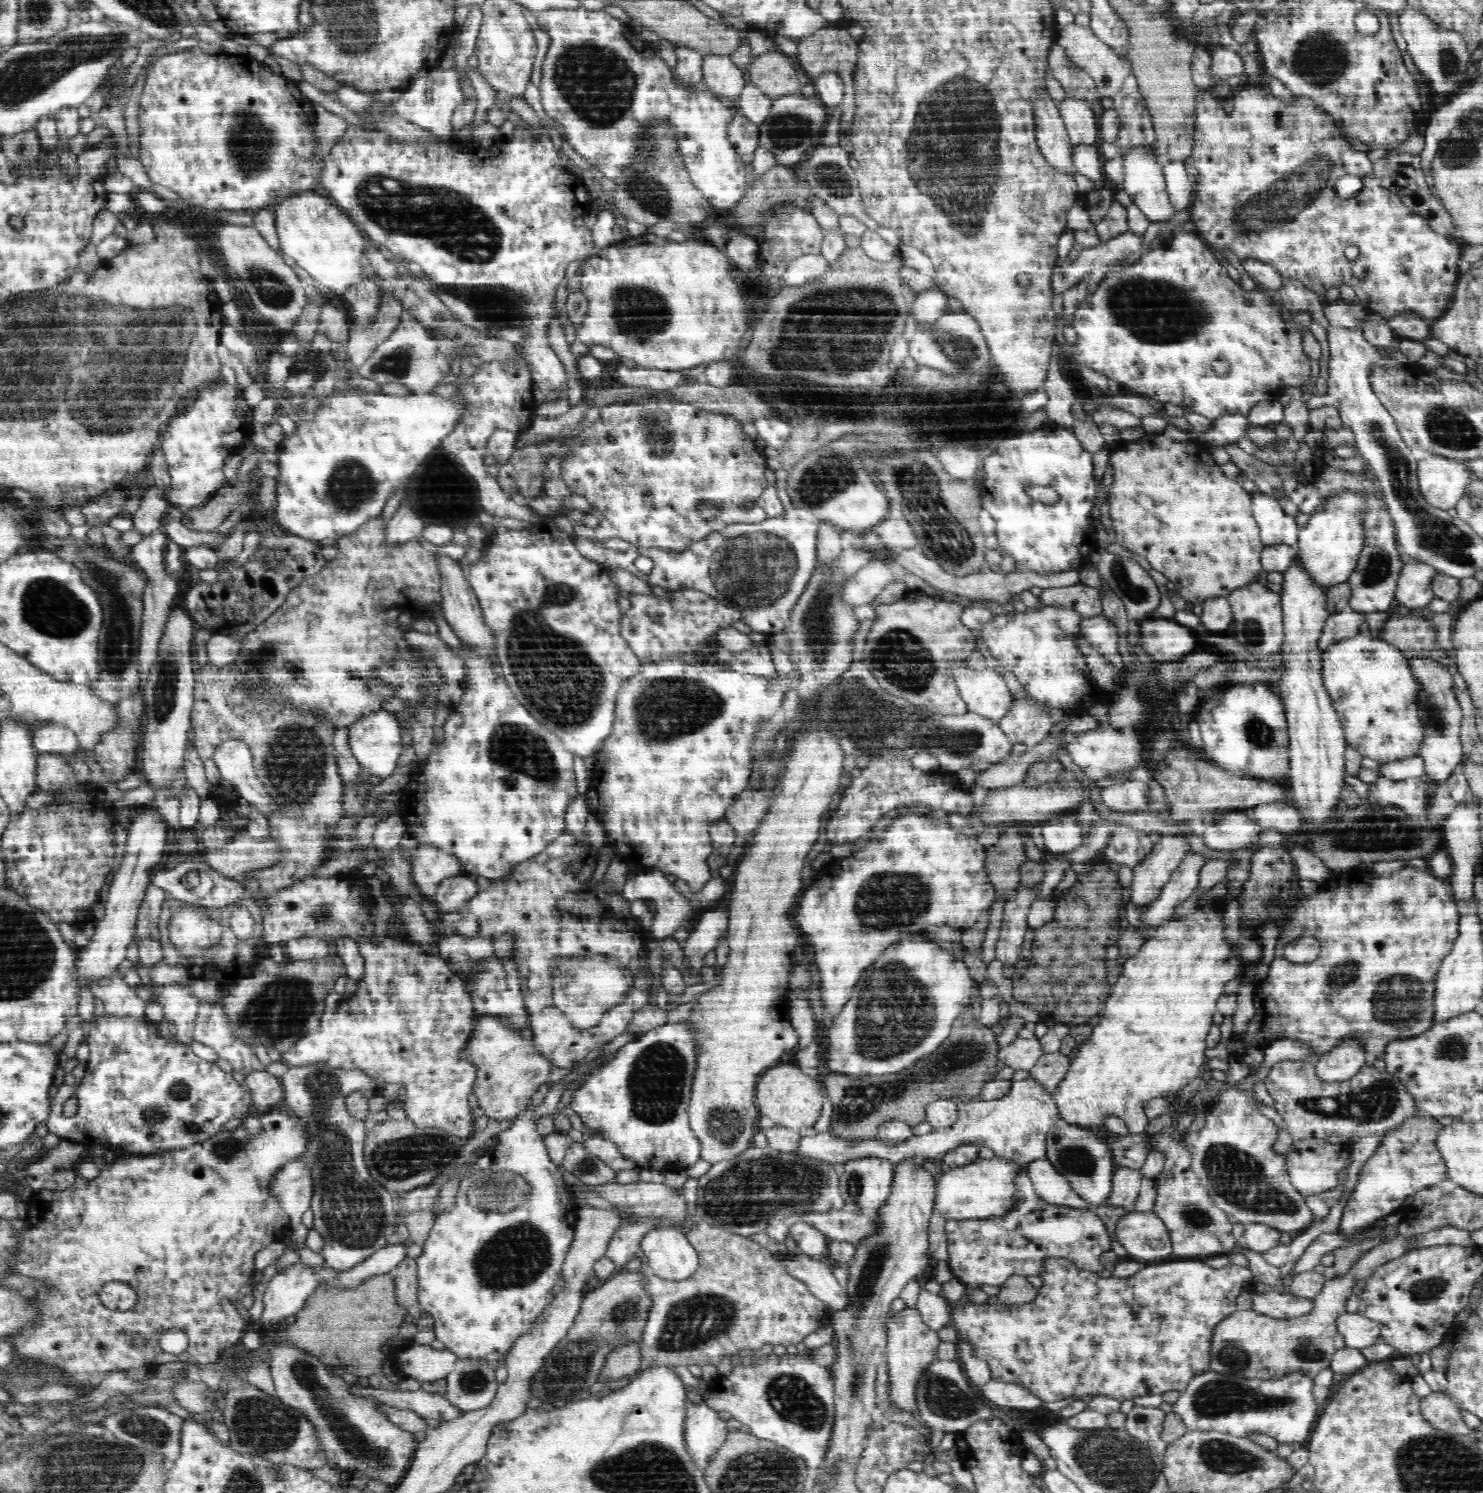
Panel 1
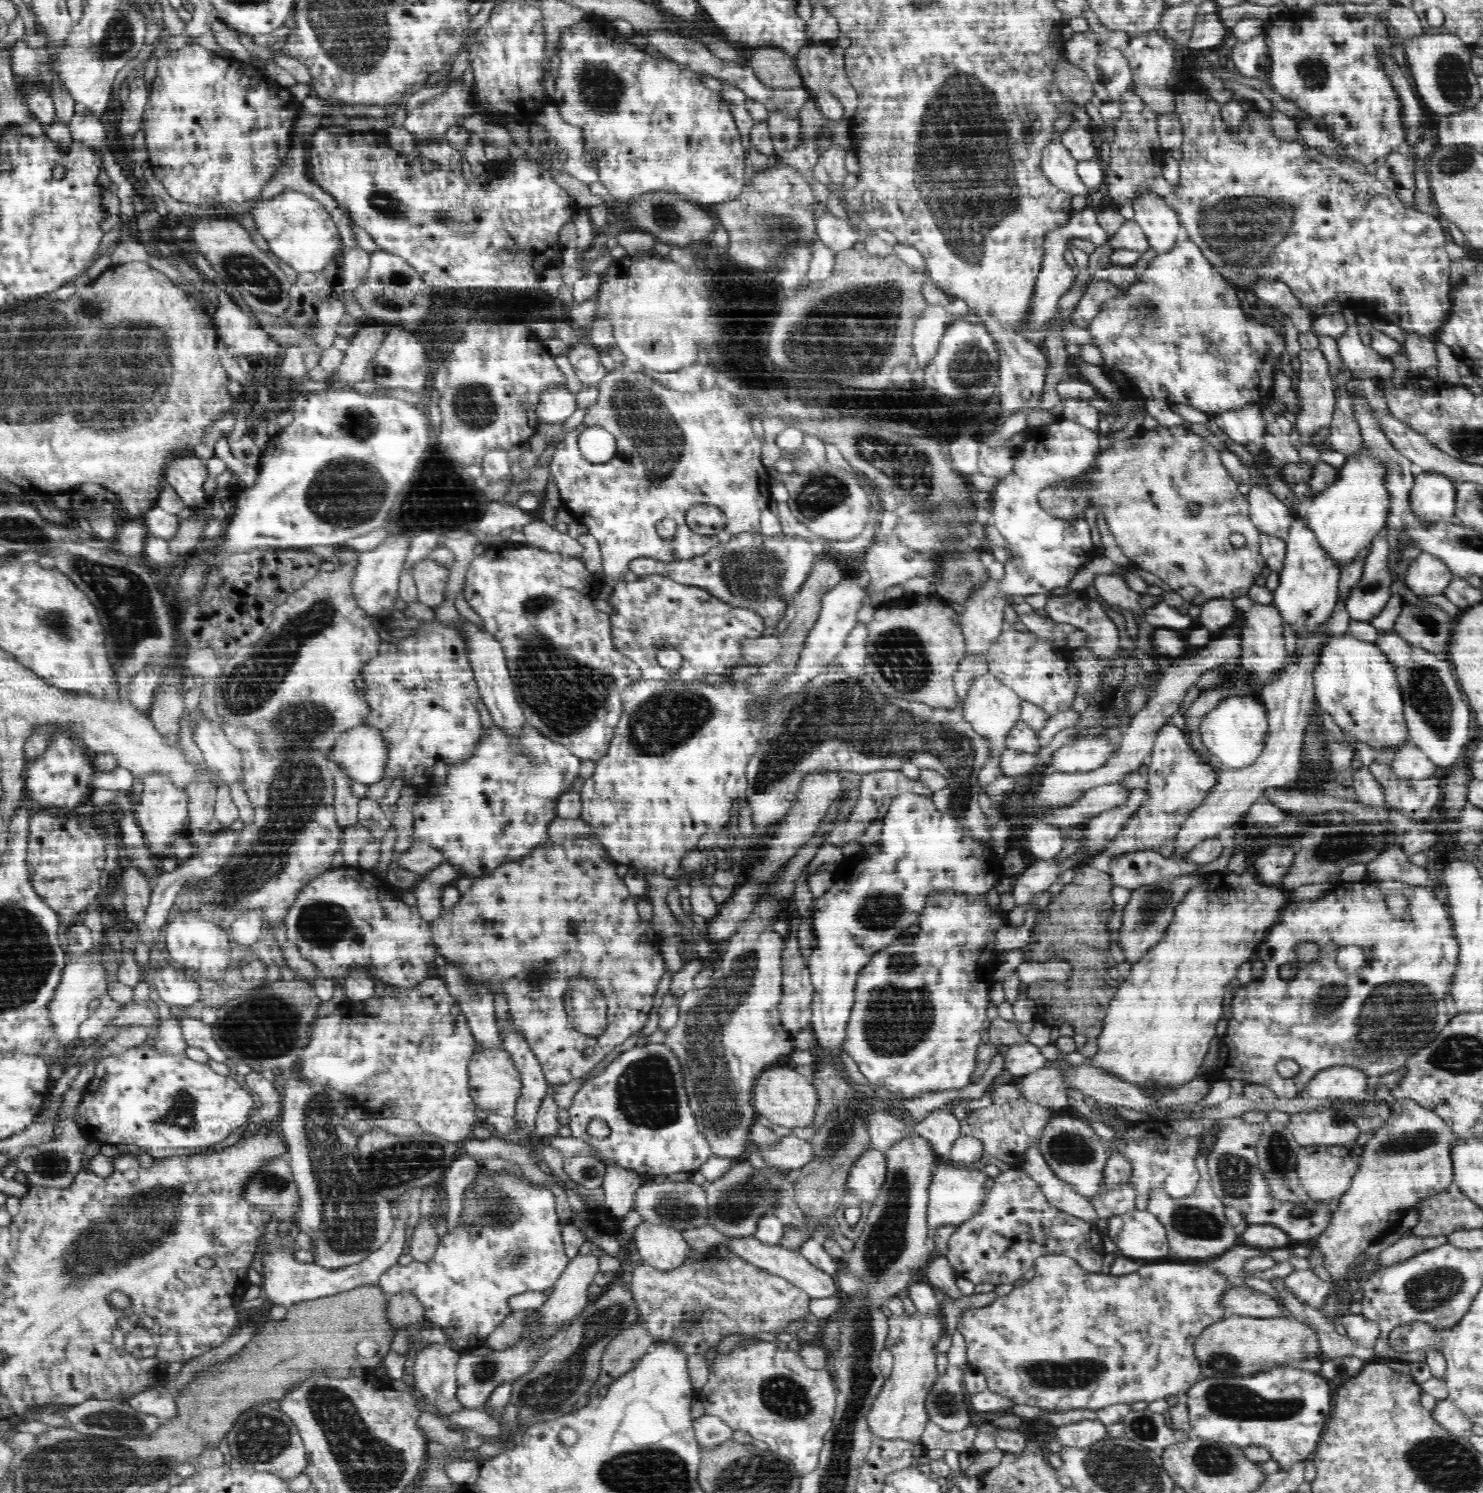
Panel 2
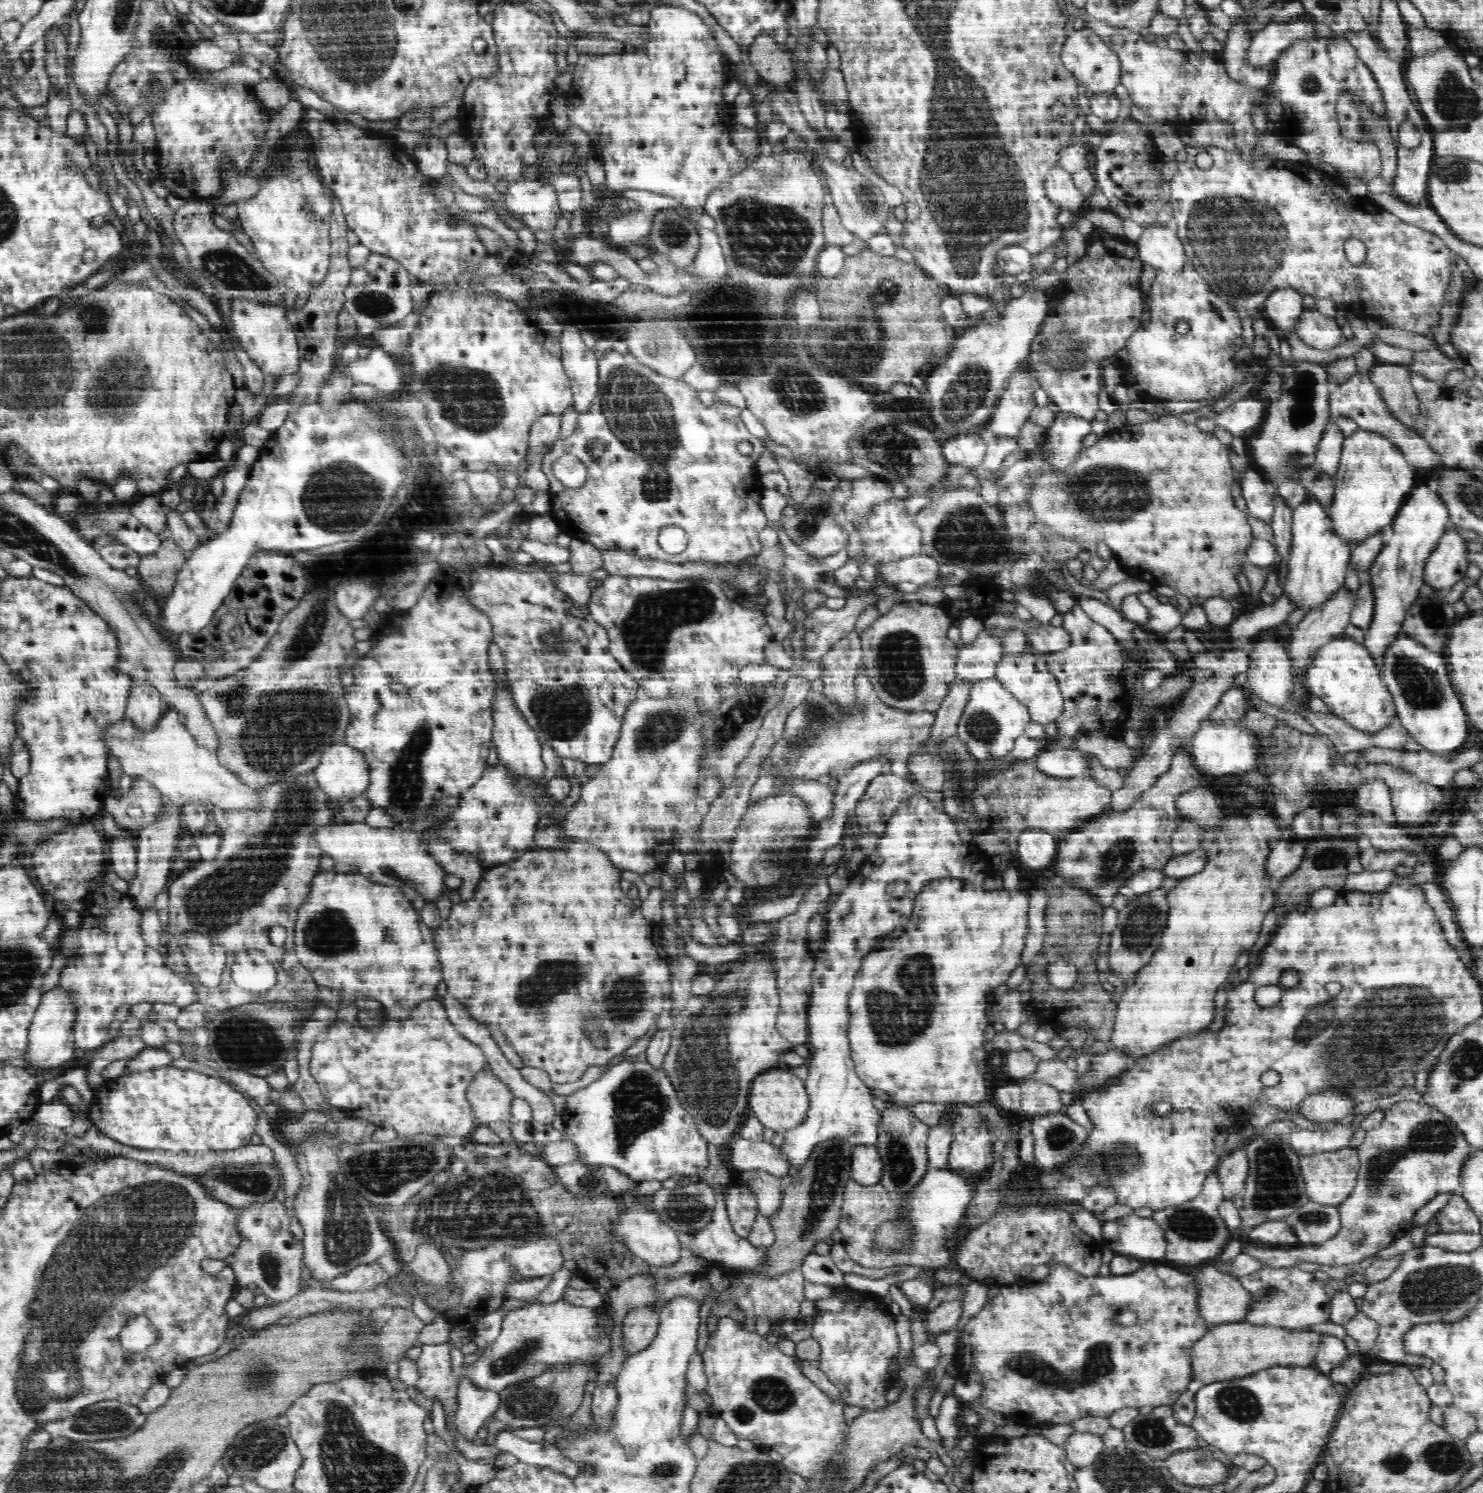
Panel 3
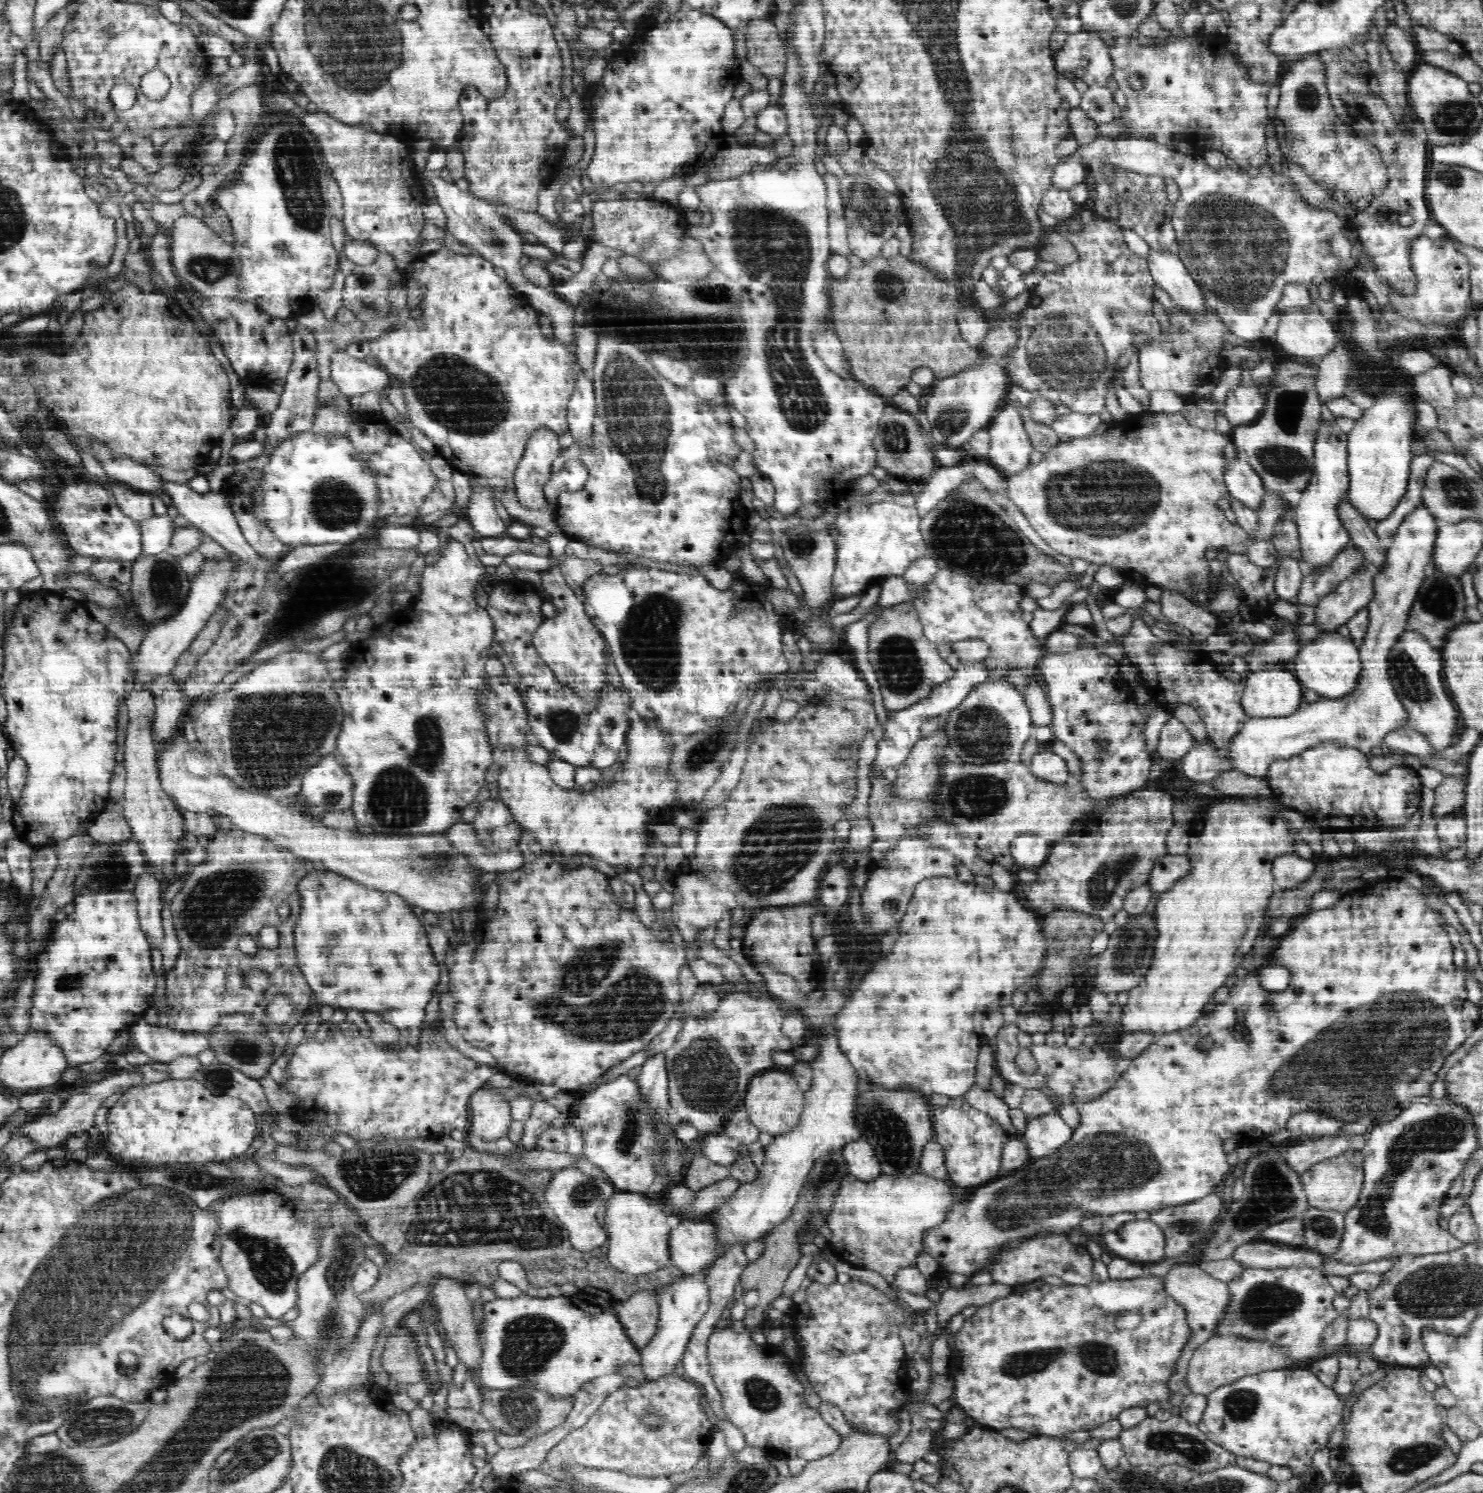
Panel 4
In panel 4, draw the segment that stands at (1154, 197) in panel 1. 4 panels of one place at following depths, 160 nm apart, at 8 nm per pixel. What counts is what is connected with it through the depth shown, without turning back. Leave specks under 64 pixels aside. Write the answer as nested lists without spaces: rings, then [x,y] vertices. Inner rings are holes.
[[[1150,250],[1146,259],[1155,284],[1168,293],[1170,299],[1184,307],[1184,311],[1188,311],[1186,308],[1194,308],[1188,312],[1194,312],[1194,316],[1196,308],[1198,312],[1202,312],[1200,308],[1202,308],[1202,302],[1205,302],[1202,300],[1202,292],[1176,253]]]

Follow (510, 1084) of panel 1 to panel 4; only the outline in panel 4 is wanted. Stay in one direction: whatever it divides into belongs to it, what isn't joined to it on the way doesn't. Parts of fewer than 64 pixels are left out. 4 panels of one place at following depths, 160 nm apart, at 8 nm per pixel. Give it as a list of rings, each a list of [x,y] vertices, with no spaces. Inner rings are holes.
[[[483,1086],[470,1096],[471,1125],[468,1133],[484,1140],[506,1137],[513,1122],[510,1102],[496,1093],[498,1088]]]

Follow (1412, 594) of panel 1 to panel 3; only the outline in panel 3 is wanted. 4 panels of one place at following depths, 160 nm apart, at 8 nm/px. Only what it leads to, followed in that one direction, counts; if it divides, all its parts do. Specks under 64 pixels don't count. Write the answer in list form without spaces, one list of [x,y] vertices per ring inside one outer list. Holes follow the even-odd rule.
[[[1448,528],[1426,562],[1426,585],[1445,592],[1467,576],[1466,541],[1456,528]]]

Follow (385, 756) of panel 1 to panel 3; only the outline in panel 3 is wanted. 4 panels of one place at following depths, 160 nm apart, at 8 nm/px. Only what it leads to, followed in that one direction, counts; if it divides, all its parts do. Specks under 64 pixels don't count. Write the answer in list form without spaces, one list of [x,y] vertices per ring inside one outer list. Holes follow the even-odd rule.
[[[344,742],[325,747],[320,764],[312,772],[330,800],[352,799],[369,786],[368,759],[361,749]]]

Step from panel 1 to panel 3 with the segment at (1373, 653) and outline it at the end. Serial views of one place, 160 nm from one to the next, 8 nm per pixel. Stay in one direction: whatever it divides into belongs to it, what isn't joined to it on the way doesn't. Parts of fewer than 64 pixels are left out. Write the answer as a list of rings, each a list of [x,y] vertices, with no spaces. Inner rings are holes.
[[[1347,636],[1334,637],[1324,647],[1318,649],[1313,662],[1305,672],[1305,684],[1312,696],[1321,698],[1325,702],[1328,712],[1368,735],[1381,732],[1390,726],[1397,716],[1394,697],[1384,683],[1381,669],[1377,667],[1376,657],[1362,643],[1358,644]]]

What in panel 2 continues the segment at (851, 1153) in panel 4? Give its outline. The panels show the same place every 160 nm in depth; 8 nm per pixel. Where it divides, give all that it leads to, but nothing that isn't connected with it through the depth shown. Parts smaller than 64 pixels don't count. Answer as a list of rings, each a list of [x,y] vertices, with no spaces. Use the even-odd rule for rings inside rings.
[[[868,1149],[859,1155],[849,1171],[846,1186],[855,1198],[863,1202],[874,1202],[885,1184],[887,1162],[885,1153]]]

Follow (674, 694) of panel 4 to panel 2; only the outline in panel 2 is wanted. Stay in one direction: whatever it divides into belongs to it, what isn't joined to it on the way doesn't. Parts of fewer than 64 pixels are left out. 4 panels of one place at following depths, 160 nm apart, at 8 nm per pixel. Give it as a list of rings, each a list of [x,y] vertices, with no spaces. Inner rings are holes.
[[[650,575],[633,582],[622,581],[612,587],[607,601],[611,606],[614,645],[641,668],[641,676],[646,680],[678,676],[678,672],[672,674],[656,661],[656,654],[664,646],[676,648],[683,658],[680,680],[705,681],[708,674],[730,676],[731,668],[745,664],[742,643],[761,638],[766,628],[754,611],[736,608],[700,587],[678,584],[662,575]]]

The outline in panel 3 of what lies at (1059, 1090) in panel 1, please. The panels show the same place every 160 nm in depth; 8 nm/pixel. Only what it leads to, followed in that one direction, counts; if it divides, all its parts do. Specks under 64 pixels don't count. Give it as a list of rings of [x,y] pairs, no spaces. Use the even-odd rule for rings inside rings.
[[[1250,809],[1250,812],[1245,815],[1226,813],[1223,821],[1218,826],[1205,826],[1205,833],[1202,837],[1202,842],[1199,848],[1206,851],[1207,863],[1206,866],[1198,872],[1198,874],[1184,877],[1178,880],[1176,886],[1167,892],[1168,901],[1168,918],[1167,927],[1162,934],[1162,940],[1158,950],[1154,951],[1151,956],[1151,960],[1147,965],[1143,965],[1143,968],[1139,970],[1135,977],[1134,984],[1130,984],[1121,999],[1117,1003],[1117,1014],[1115,1019],[1114,1028],[1111,1032],[1110,1046],[1114,1046],[1117,1050],[1128,1054],[1133,1059],[1146,1059],[1152,1055],[1160,1055],[1163,1051],[1168,1049],[1166,1044],[1177,1043],[1178,1040],[1182,1040],[1184,1034],[1190,1034],[1190,1037],[1196,1036],[1200,1032],[1204,1032],[1204,1028],[1215,1028],[1217,1017],[1215,1013],[1215,995],[1218,988],[1225,985],[1229,980],[1228,976],[1233,976],[1233,966],[1238,960],[1238,956],[1244,952],[1244,950],[1250,950],[1254,946],[1254,942],[1258,940],[1258,934],[1262,930],[1262,922],[1266,918],[1264,912],[1271,910],[1276,904],[1276,896],[1274,893],[1275,882],[1267,876],[1266,872],[1266,858],[1270,854],[1270,848],[1274,848],[1274,840],[1280,840],[1282,838],[1282,830],[1278,828],[1276,824],[1276,816],[1270,816],[1266,810],[1254,810]]]

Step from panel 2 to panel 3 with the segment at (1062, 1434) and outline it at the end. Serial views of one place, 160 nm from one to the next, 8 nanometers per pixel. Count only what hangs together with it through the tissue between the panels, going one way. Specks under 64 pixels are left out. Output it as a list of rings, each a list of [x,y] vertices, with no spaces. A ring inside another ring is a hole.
[[[1075,1431],[1064,1443],[1067,1460],[1078,1470],[1096,1462],[1104,1448],[1101,1435]]]

